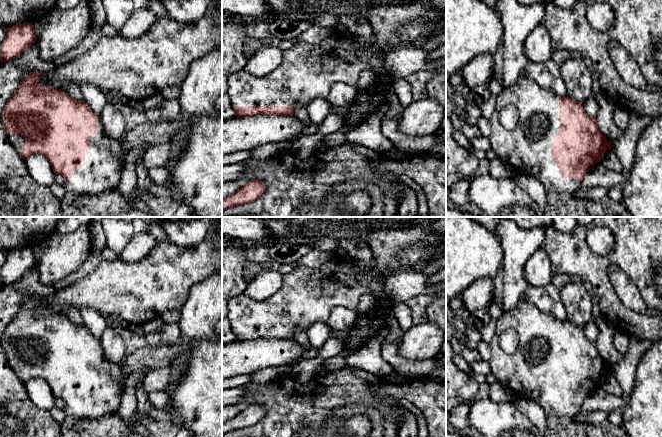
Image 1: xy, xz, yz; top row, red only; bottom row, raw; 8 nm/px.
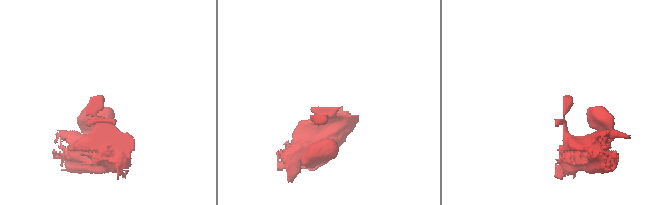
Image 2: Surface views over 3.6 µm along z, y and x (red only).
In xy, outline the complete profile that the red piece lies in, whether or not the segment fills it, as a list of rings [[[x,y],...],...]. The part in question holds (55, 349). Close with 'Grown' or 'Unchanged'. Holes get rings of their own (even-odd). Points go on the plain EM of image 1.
[[[30,296],[24,301],[2,334],[2,350],[11,369],[23,383],[33,377],[44,379],[54,397],[64,401],[66,417],[95,419],[116,413],[126,378],[122,372],[122,363],[115,365],[107,362],[102,354],[100,338],[94,336],[85,325],[77,325],[64,315],[39,308],[41,299],[42,296]]]. Grown

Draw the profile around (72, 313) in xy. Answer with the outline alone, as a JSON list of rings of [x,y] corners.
[[[70,307],[64,310],[64,315],[77,325],[79,325],[80,322],[83,322],[79,309],[75,307]]]

